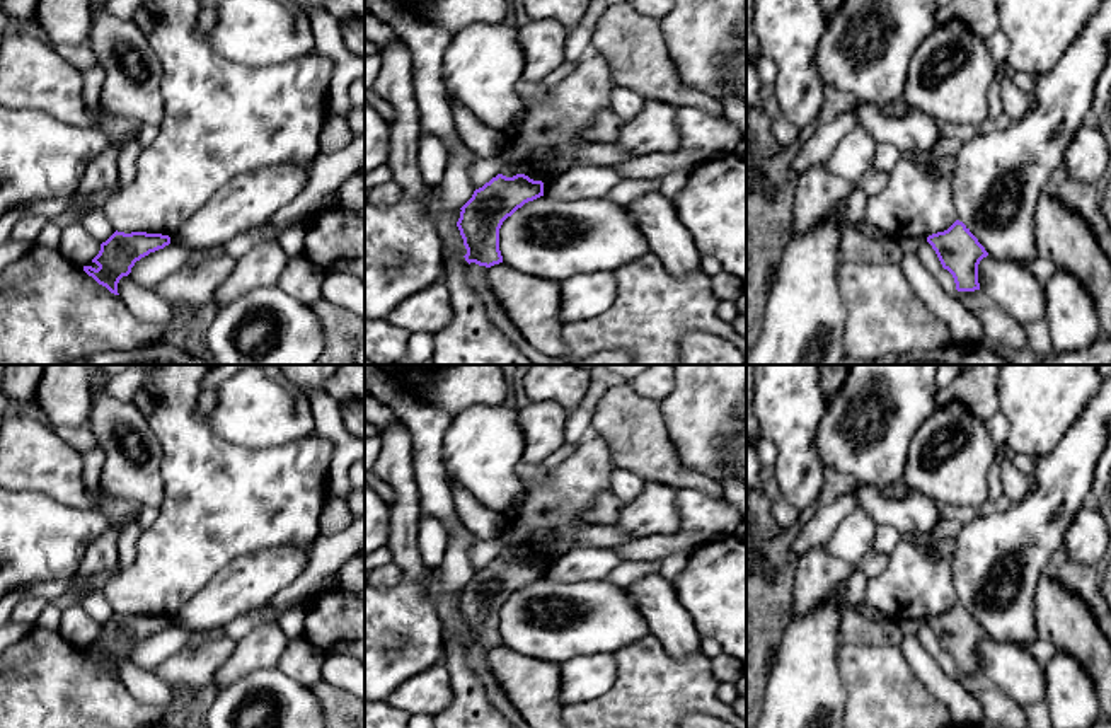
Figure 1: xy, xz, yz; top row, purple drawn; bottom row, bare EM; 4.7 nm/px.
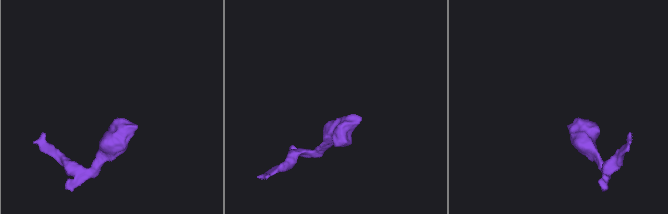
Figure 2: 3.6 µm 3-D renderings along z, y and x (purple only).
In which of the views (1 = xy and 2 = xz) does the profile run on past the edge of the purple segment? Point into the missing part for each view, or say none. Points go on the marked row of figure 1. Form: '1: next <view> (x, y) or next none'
1: next none
2: next none

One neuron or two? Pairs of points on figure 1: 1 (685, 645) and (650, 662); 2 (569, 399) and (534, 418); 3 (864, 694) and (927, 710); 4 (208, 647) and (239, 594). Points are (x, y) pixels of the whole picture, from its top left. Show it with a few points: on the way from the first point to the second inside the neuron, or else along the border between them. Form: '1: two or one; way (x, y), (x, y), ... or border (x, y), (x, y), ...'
1: two; border (650, 633), (675, 657), (690, 657), (701, 652)
2: two; border (532, 401), (556, 401), (568, 411)
3: one; way (880, 694), (912, 708)
4: two; border (222, 631), (196, 638)

